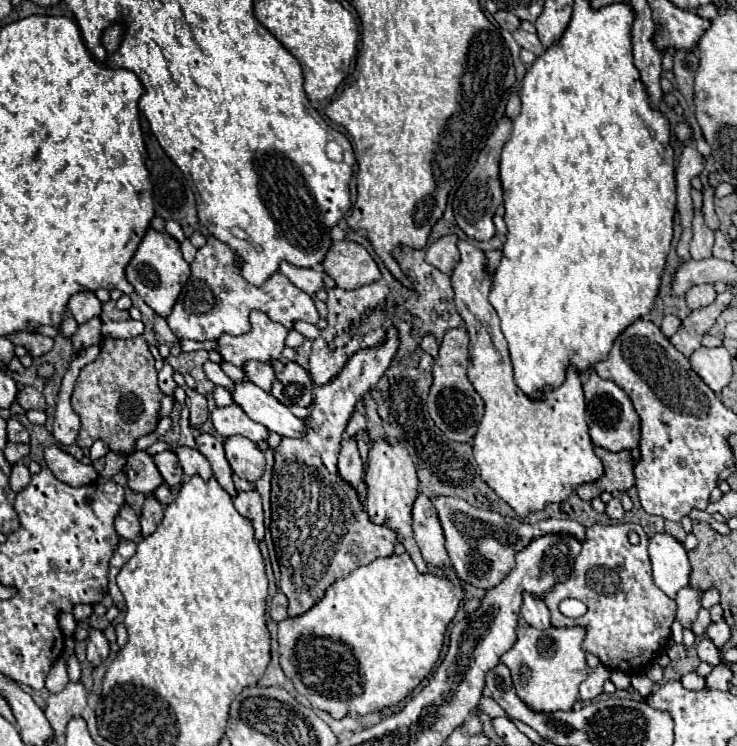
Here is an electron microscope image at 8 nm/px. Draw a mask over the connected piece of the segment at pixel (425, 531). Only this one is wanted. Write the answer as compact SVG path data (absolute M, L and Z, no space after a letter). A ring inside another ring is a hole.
M419 493L413 505L413 531L415 541L423 553L423 559L429 565L439 567L449 563L445 551L445 535L437 517L437 509L433 507L431 499L425 493Z

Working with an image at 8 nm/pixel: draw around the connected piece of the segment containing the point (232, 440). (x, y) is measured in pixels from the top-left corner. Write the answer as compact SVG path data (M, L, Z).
M233 435L225 439L225 455L231 469L251 483L255 483L265 471L265 455L263 451L249 439L241 435Z

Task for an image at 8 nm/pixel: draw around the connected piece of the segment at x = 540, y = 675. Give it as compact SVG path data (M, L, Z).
M521 625L517 629L517 643L503 653L501 663L509 667L517 695L535 711L565 711L579 699L579 685L587 679L589 665L581 647L585 627L549 627L535 629Z

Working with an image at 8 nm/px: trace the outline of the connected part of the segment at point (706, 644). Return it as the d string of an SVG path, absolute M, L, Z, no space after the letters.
M701 639L701 641L695 645L695 649L697 649L697 655L699 655L701 661L707 661L707 663L711 663L711 665L717 665L717 663L721 661L721 659L719 659L719 649L713 645L711 639Z

